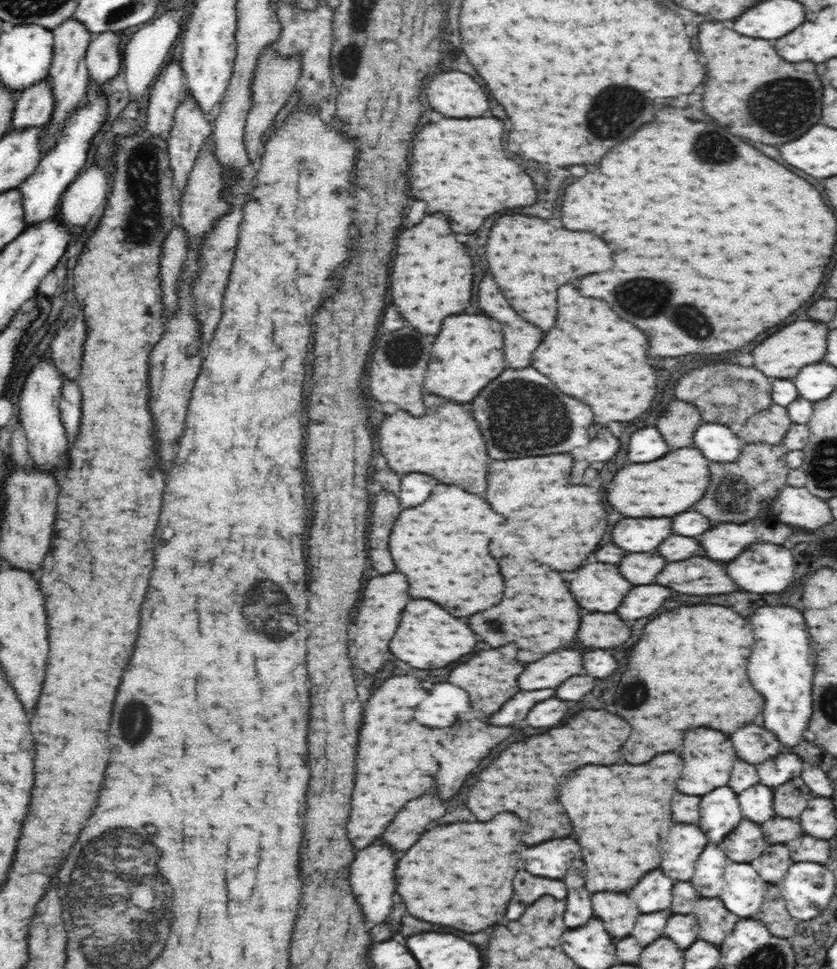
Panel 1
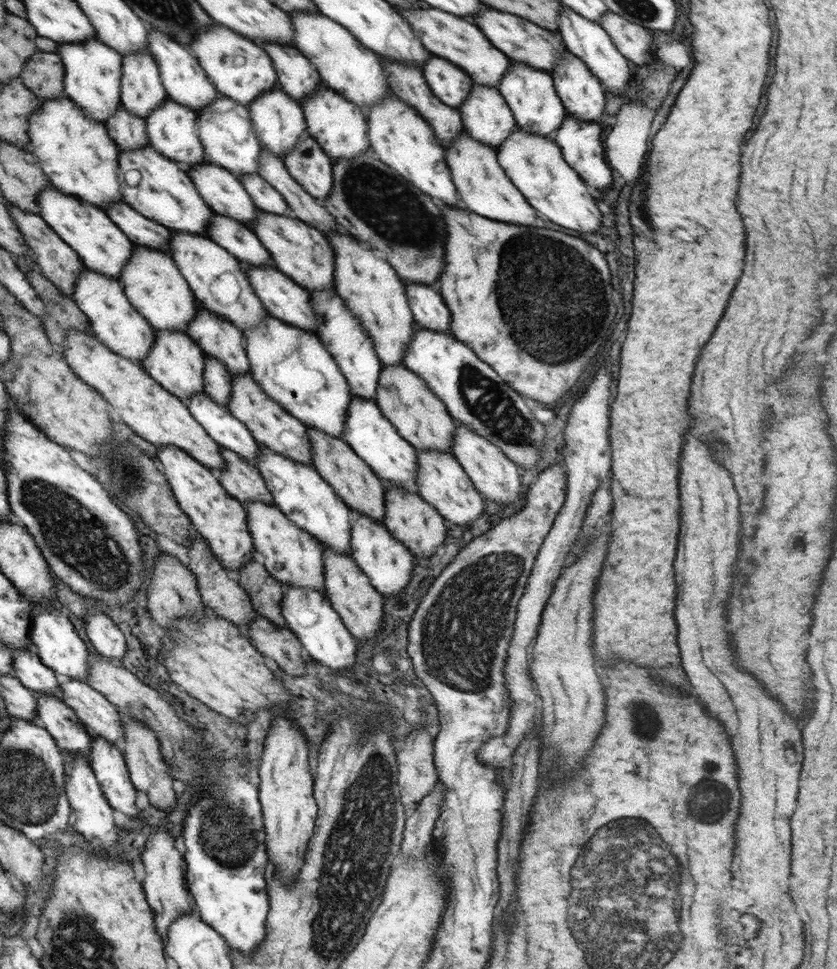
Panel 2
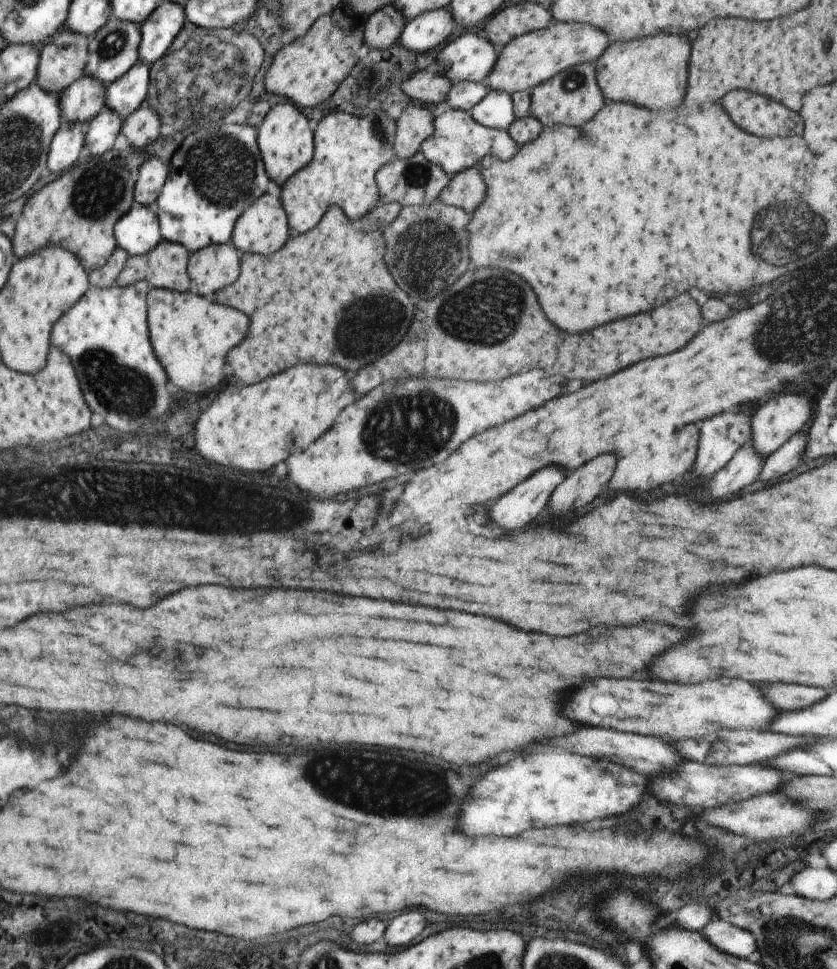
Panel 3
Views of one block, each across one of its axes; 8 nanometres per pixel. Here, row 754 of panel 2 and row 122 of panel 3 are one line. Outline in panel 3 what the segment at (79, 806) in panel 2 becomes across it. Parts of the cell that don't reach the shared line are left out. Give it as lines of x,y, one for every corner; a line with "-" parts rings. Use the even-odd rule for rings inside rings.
64,121
62,129
56,134
49,152
48,168
52,172
68,170
78,160
85,145
86,124
-
52,158
52,164
50,164

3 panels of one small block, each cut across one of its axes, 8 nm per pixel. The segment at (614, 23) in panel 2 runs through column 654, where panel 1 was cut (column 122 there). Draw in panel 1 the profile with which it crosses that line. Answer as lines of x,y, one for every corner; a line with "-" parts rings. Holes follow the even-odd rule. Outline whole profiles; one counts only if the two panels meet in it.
103,32
92,37
85,61
91,80
104,84
120,72
123,56
120,52
120,35
116,32

